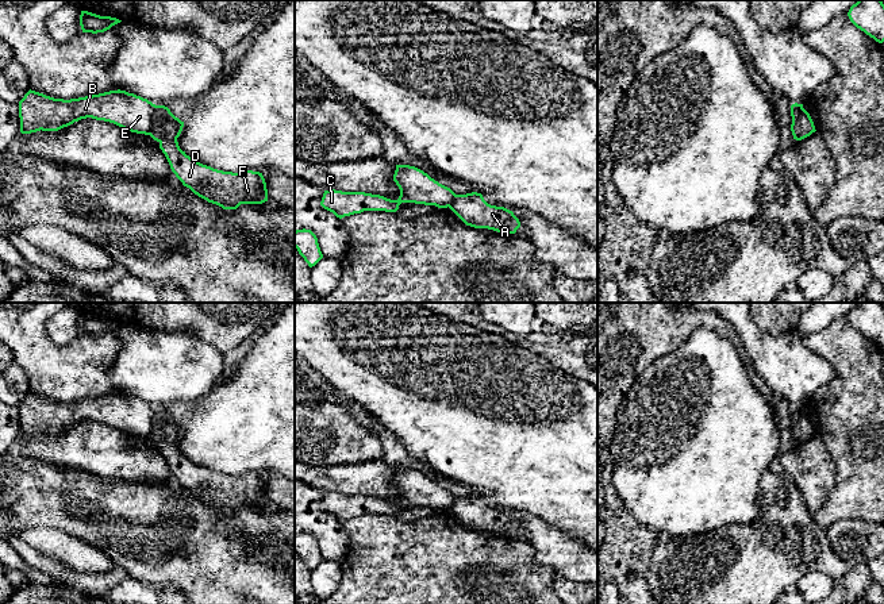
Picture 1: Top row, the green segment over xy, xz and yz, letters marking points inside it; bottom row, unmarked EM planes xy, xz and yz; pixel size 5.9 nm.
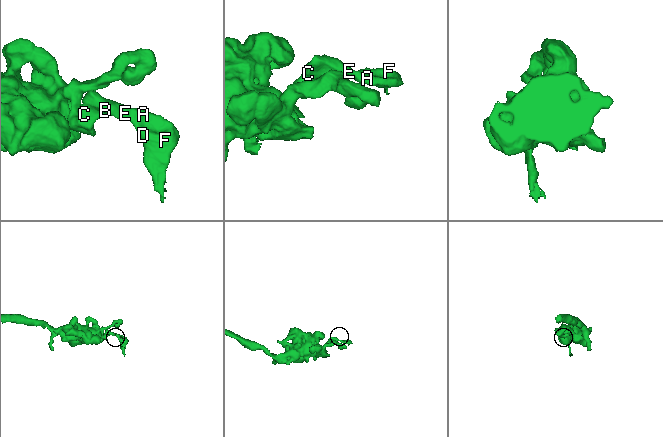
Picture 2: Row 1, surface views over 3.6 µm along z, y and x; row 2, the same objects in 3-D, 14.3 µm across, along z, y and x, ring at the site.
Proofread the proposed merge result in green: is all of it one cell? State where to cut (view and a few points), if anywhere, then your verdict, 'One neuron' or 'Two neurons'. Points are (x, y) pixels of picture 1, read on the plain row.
Split along xy (157, 408), (148, 437). Two neurons

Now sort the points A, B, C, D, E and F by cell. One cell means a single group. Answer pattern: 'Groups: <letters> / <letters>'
Groups: A D F / B C E

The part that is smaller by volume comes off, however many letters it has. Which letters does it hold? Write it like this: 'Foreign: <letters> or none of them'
Foreign: A, D, F

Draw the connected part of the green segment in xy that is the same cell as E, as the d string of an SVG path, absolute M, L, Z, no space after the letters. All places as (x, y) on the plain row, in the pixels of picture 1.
M30 392L19 404L20 435L58 434L92 420L149 438L155 411L147 401L120 392L70 403L54 401Z

